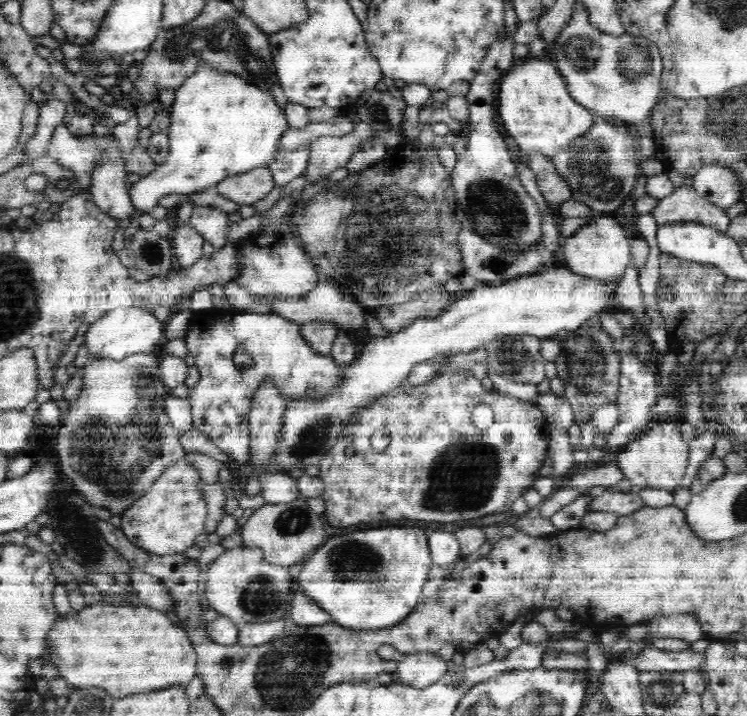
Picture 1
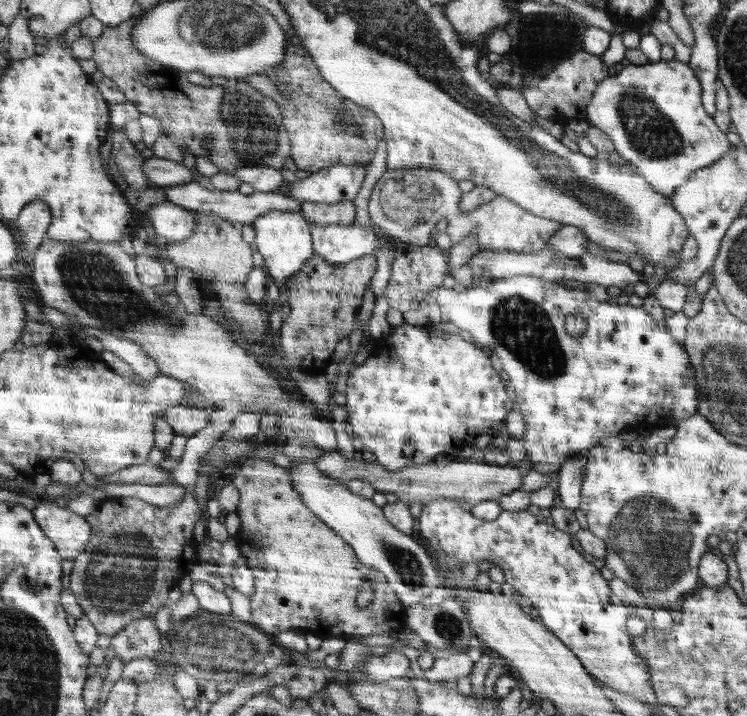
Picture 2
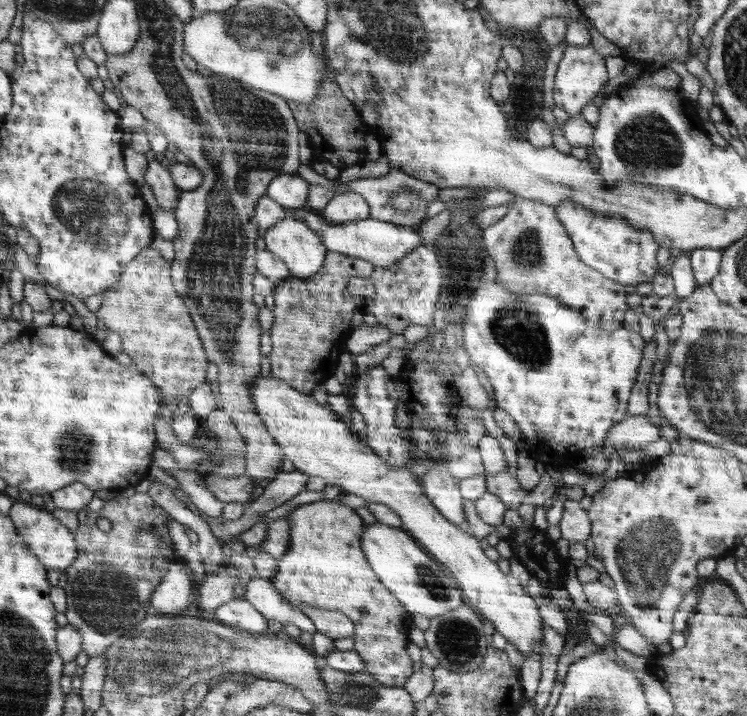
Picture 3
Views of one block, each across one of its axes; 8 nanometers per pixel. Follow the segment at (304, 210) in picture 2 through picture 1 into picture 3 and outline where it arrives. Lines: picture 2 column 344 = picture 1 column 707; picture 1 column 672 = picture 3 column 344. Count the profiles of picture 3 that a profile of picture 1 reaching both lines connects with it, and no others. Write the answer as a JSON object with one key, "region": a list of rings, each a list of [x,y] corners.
{"region":[[[350,190],[340,196],[334,195],[330,204],[321,212],[321,216],[330,223],[347,223],[348,221],[368,219],[369,209],[366,200],[360,194]]]}

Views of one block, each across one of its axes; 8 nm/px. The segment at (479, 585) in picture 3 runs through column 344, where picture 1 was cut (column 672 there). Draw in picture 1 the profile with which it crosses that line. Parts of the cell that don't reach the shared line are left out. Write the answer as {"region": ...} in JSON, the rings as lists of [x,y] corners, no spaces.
{"region":[[[664,421],[664,424],[658,424],[654,430],[646,432],[640,440],[627,444],[624,452],[618,452],[611,459],[620,467],[624,478],[630,480],[635,490],[662,488],[674,492],[680,488],[680,482],[686,474],[689,459],[688,446],[689,444],[682,440],[678,426],[670,424],[670,421]]]}

